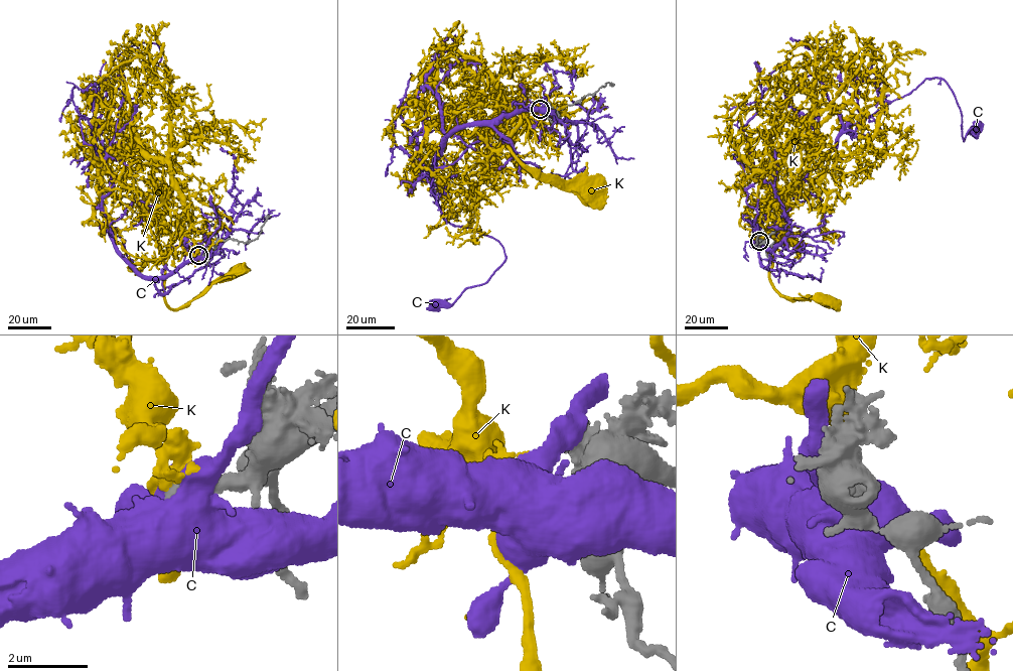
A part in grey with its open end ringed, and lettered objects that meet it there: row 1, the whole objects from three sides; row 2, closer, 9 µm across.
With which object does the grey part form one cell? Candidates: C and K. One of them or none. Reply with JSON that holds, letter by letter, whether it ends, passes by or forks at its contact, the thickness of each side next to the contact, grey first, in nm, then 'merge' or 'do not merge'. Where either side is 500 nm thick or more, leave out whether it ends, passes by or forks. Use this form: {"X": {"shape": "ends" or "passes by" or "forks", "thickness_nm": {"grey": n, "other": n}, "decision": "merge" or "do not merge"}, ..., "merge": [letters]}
{"C": {"thickness_nm": {"grey": 480, "other": 600}, "decision": "do not merge"}, "K": {"shape": "passes by", "thickness_nm": {"grey": 440, "other": 300}, "decision": "do not merge"}, "merge": []}

